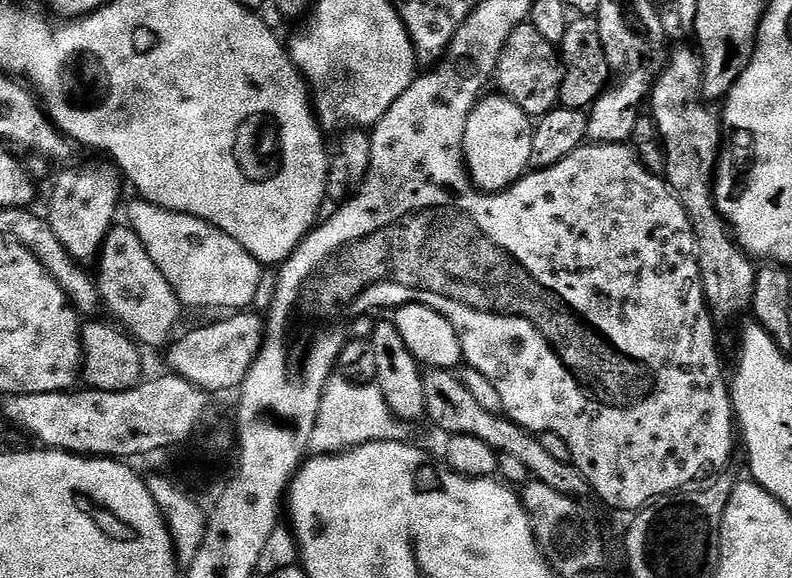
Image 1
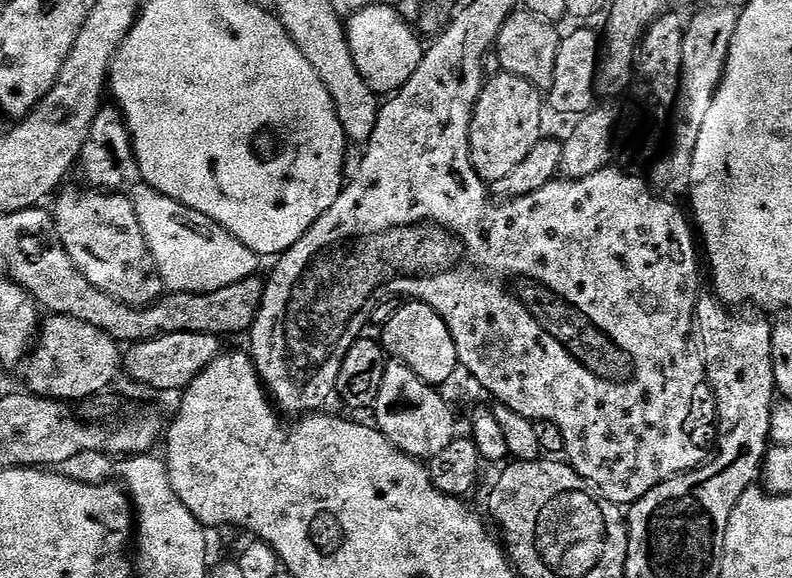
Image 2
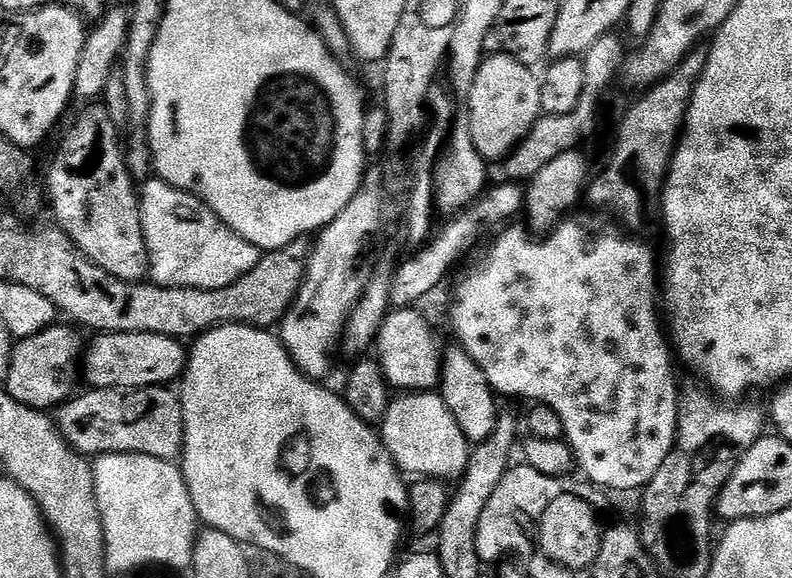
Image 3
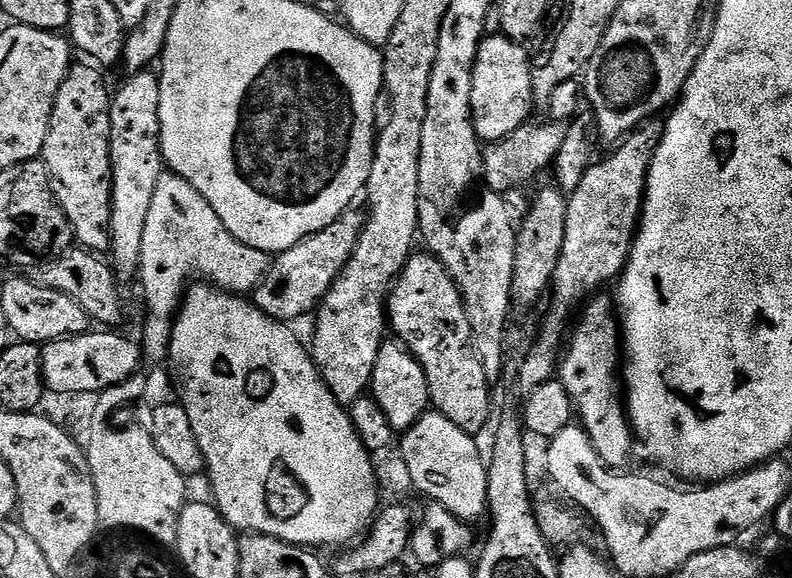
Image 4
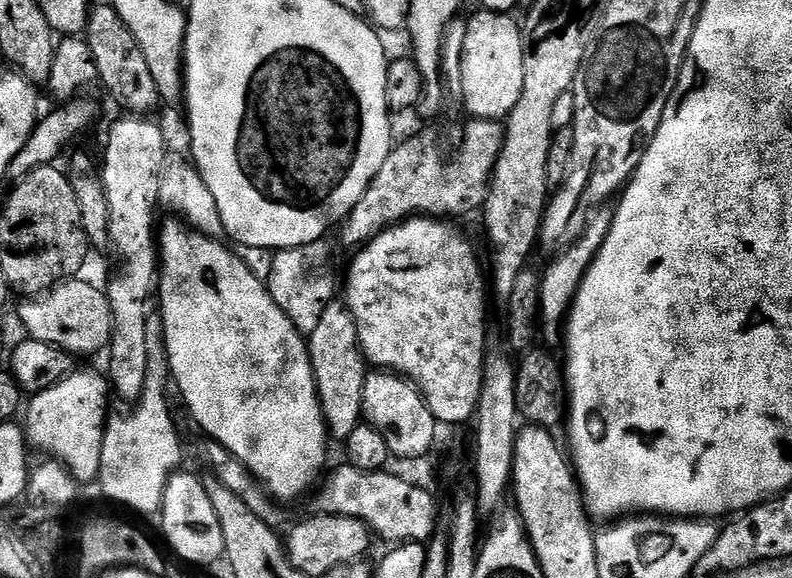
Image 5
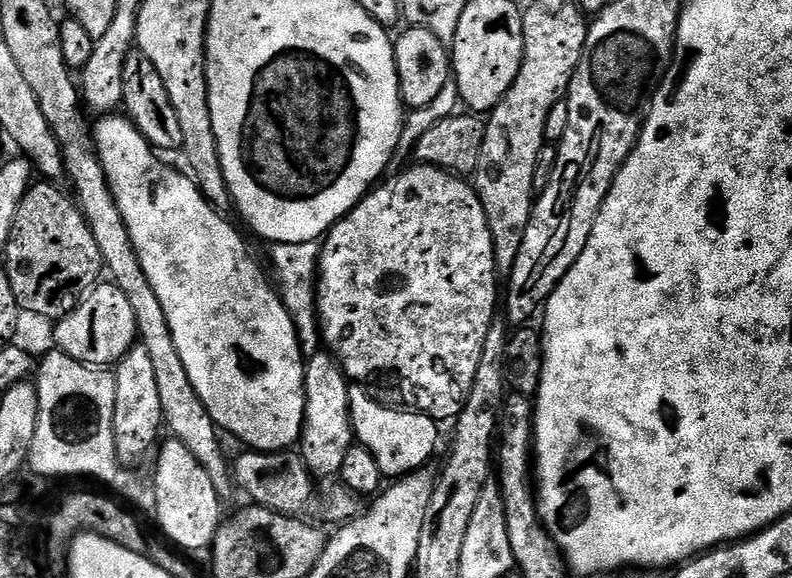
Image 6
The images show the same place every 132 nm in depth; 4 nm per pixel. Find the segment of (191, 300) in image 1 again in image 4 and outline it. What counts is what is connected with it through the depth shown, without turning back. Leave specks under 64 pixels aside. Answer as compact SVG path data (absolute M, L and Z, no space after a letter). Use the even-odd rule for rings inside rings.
M171 170L164 171L158 178L158 190L154 190L154 198L150 201L138 269L144 304L148 307L142 339L143 359L152 364L160 364L163 360L165 363L169 359L178 301L185 295L186 285L193 278L233 294L252 294L264 281L269 267L269 253L246 246L246 242L238 242L238 238L226 230L222 218L214 214L214 206L210 206L190 182Z

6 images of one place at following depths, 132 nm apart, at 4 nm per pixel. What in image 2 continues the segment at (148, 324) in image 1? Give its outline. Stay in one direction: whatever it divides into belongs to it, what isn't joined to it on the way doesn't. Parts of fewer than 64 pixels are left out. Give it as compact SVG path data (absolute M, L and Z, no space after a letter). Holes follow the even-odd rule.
M65 187L55 197L54 219L66 254L70 254L82 278L110 294L110 298L131 308L155 304L165 295L166 289L162 274L158 274L158 266L146 246L142 226L138 226L138 214L134 214L131 199L124 194L79 187Z

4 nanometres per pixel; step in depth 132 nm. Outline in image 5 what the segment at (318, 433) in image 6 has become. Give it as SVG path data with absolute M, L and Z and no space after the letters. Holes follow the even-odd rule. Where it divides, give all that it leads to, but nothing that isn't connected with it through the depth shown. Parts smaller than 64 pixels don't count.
M329 303L320 323L315 327L312 336L307 337L306 343L322 414L328 424L328 435L333 441L346 441L352 431L362 423L362 386L366 375L366 361L360 351L360 335L347 303Z

